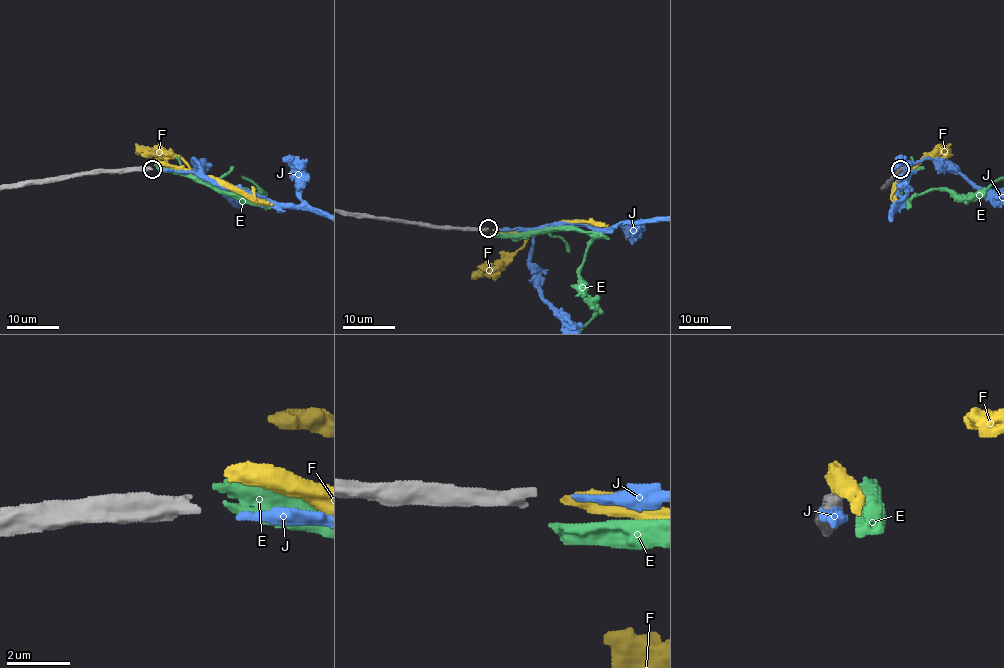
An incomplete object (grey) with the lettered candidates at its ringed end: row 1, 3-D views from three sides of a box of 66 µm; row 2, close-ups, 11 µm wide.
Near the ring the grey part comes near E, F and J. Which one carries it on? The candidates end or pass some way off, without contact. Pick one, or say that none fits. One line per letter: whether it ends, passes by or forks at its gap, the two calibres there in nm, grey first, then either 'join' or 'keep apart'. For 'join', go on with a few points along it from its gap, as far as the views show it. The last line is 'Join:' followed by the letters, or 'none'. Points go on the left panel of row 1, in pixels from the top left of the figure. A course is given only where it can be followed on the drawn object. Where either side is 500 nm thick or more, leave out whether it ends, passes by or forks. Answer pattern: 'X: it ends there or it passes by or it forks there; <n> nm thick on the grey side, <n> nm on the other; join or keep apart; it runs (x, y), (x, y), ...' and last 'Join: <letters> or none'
E: it ends there; 380 nm thick on the grey side, 360 nm on the other; keep apart
F: it ends there; 380 nm thick on the grey side, 460 nm on the other; keep apart
J: it ends there; 380 nm thick on the grey side, 200 nm on the other; join
Join: J

